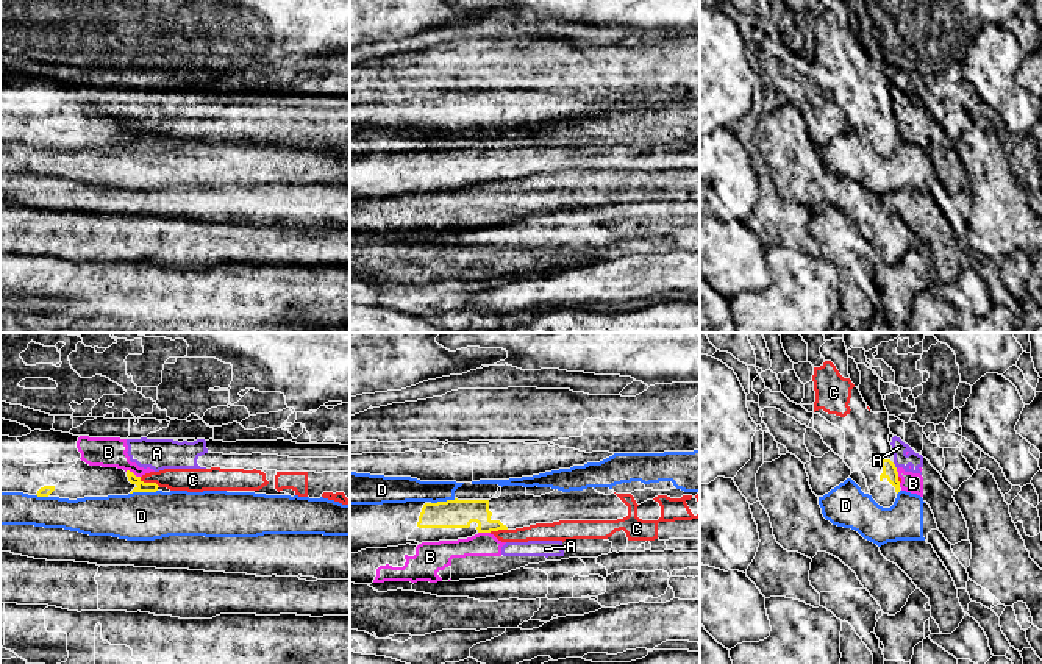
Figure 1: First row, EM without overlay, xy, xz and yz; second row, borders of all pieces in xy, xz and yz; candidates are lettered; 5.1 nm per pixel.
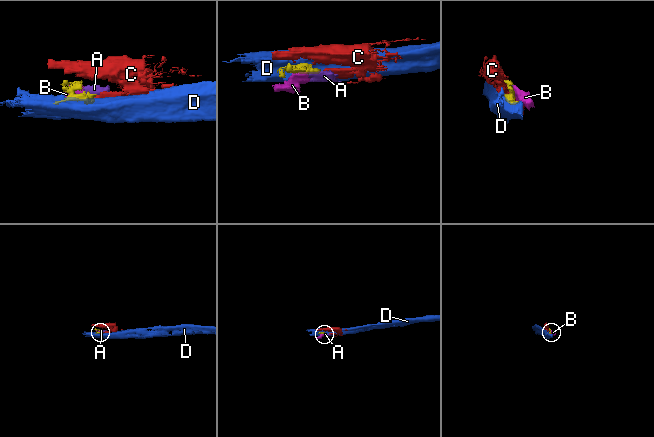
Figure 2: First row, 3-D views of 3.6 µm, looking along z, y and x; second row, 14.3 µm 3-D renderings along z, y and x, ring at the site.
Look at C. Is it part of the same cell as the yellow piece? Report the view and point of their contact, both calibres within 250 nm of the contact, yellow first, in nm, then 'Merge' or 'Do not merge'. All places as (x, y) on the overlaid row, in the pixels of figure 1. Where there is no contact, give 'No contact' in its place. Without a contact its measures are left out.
Touches yellow at xy (150, 483). Thickness 50 nm (yellow) against 130 nm. Merge

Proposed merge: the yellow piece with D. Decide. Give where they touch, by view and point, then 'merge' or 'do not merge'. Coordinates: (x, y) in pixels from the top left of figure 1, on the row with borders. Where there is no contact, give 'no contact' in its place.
xy (142, 491) | do not merge

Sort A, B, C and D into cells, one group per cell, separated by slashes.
A B / C / D

